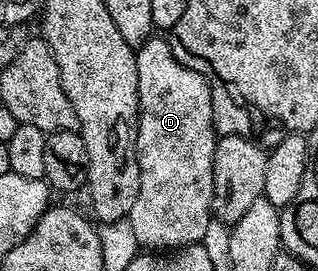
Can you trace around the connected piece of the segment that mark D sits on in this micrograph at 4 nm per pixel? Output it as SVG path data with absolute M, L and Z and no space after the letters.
M152 38L137 49L137 86L139 87L139 129L137 130L137 162L139 193L133 202L129 221L133 234L143 250L178 250L198 244L213 219L213 154L217 133L213 122L213 98L207 79L197 70L189 70L173 54L166 39Z

